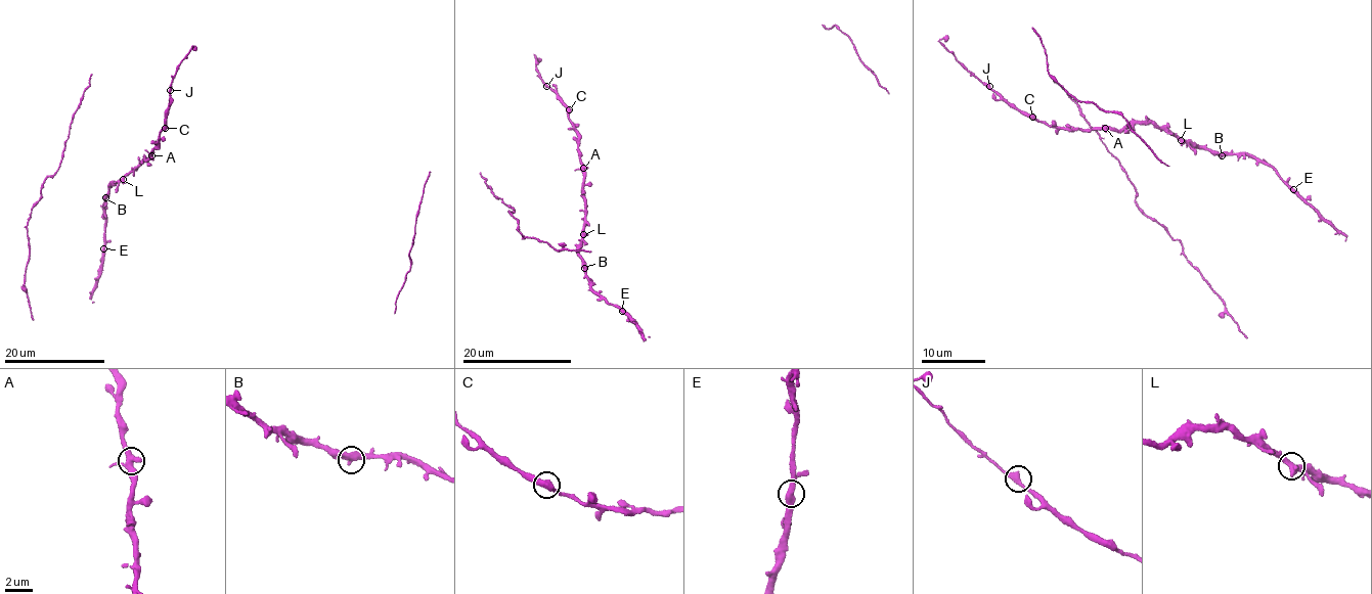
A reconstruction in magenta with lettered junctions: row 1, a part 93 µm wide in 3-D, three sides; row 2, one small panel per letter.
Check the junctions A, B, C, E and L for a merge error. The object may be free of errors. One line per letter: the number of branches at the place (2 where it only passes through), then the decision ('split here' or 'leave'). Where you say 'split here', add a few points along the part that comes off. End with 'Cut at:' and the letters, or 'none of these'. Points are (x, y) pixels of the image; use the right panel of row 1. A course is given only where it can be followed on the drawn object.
A: branches 3; leave
B: branches 2; leave
C: branches 2; leave
E: branches 2; leave
L: branches 2; leave
Cut at: none of these

